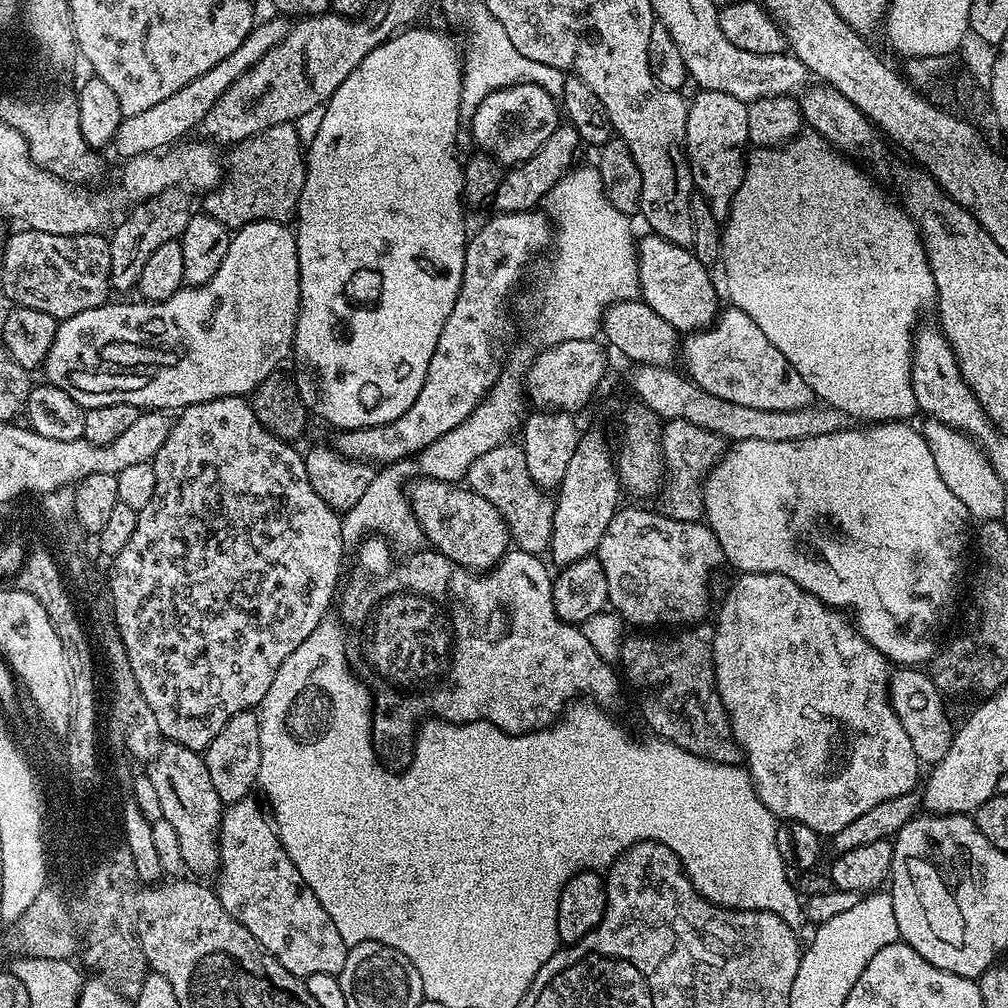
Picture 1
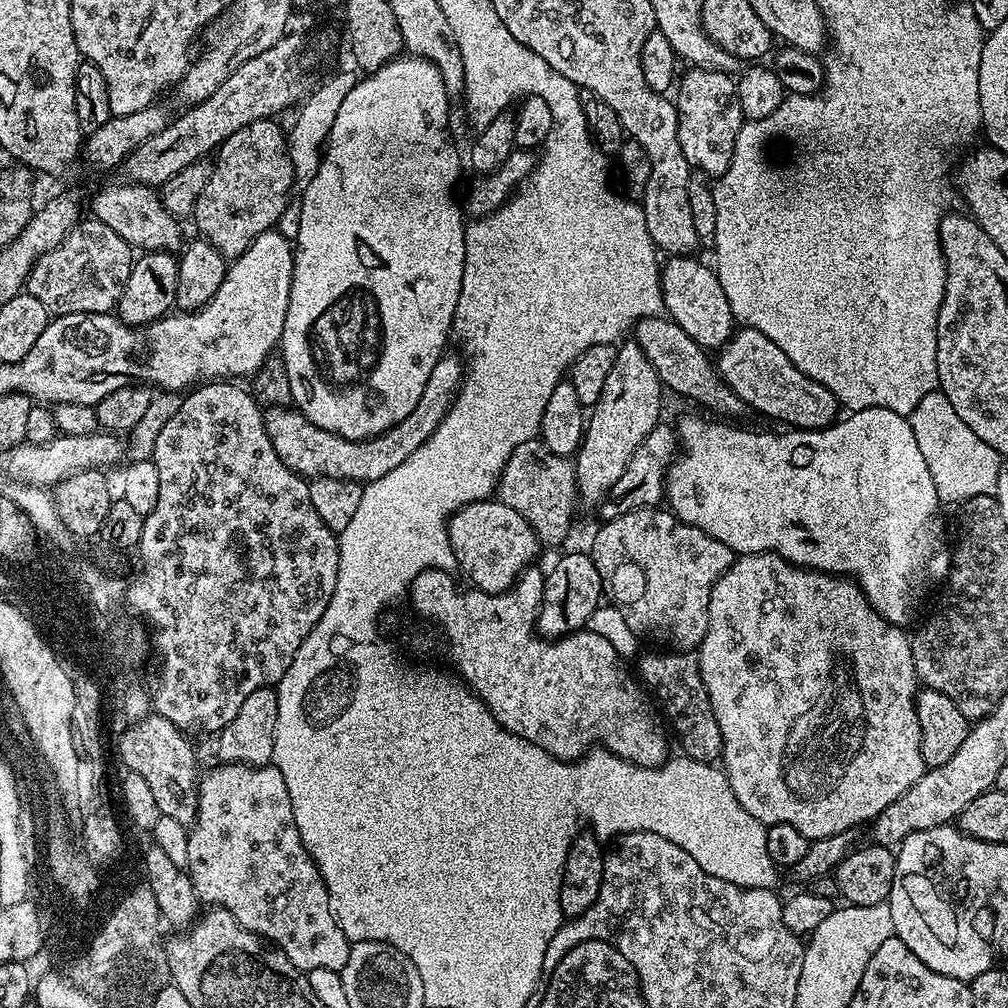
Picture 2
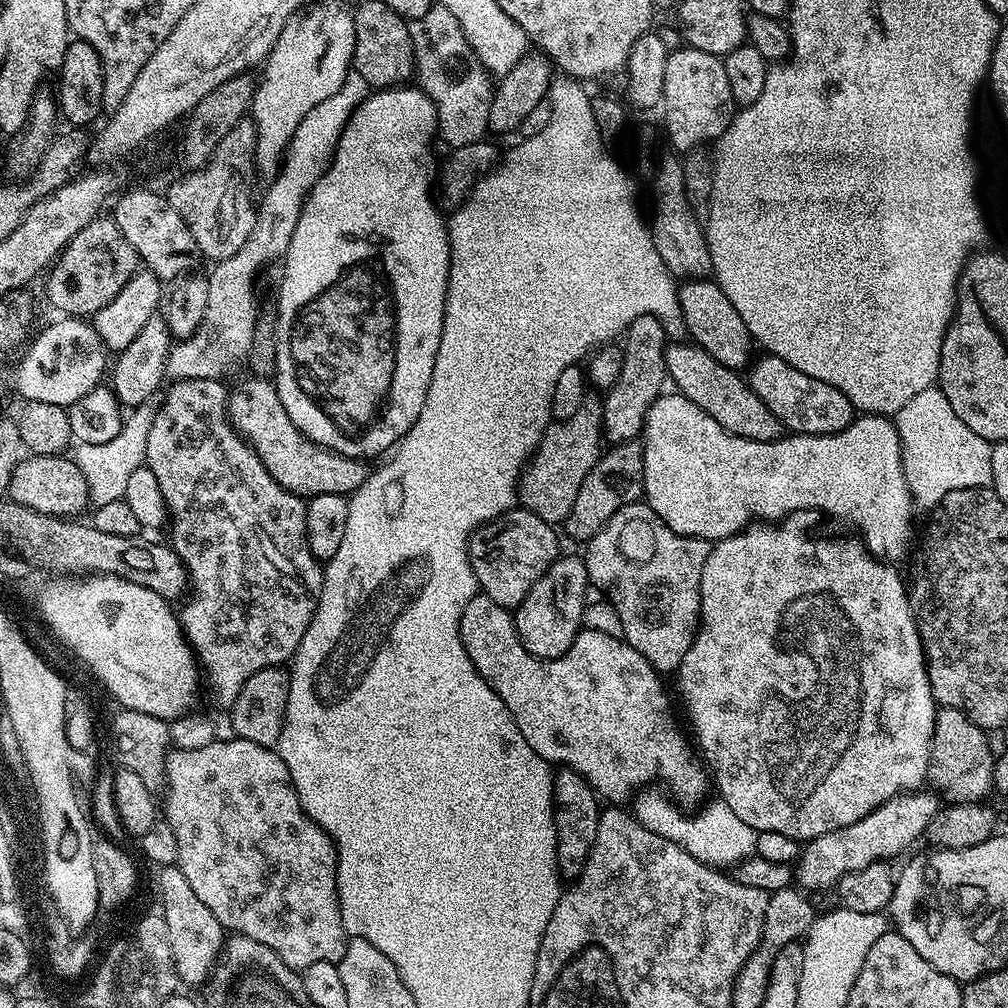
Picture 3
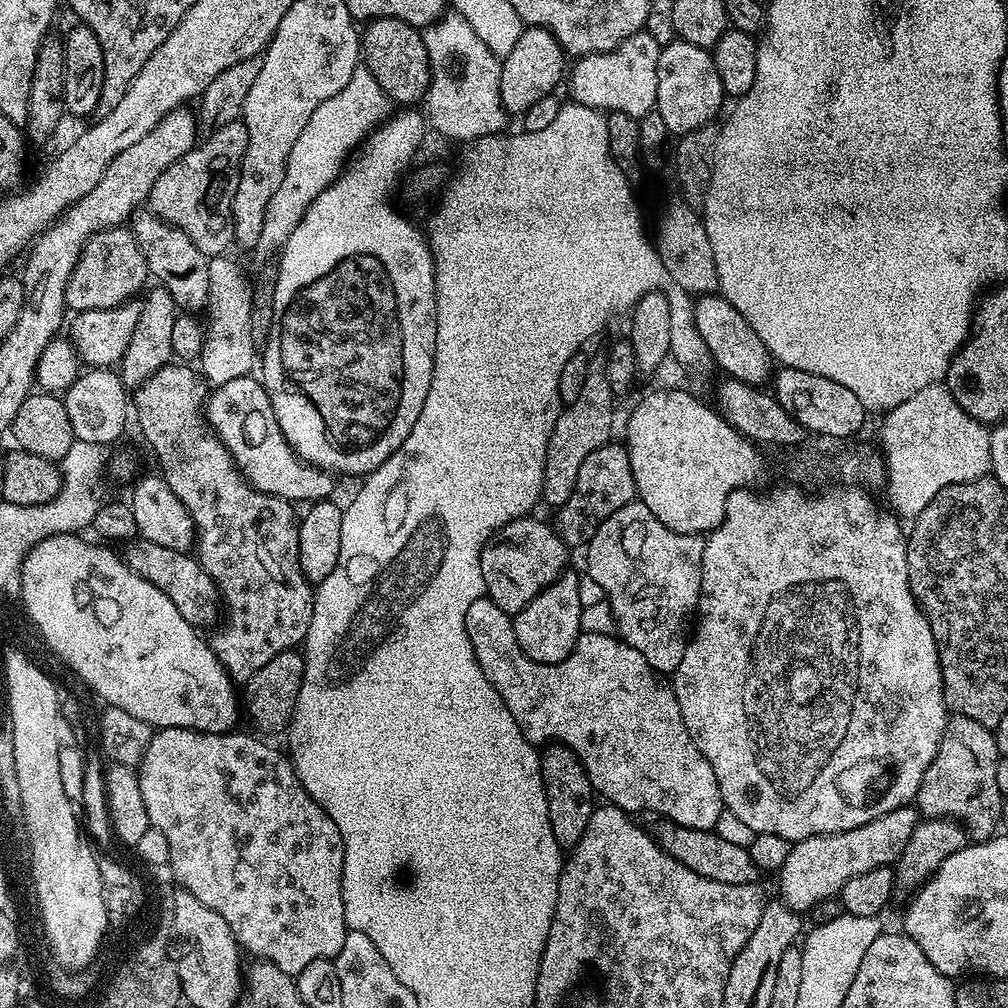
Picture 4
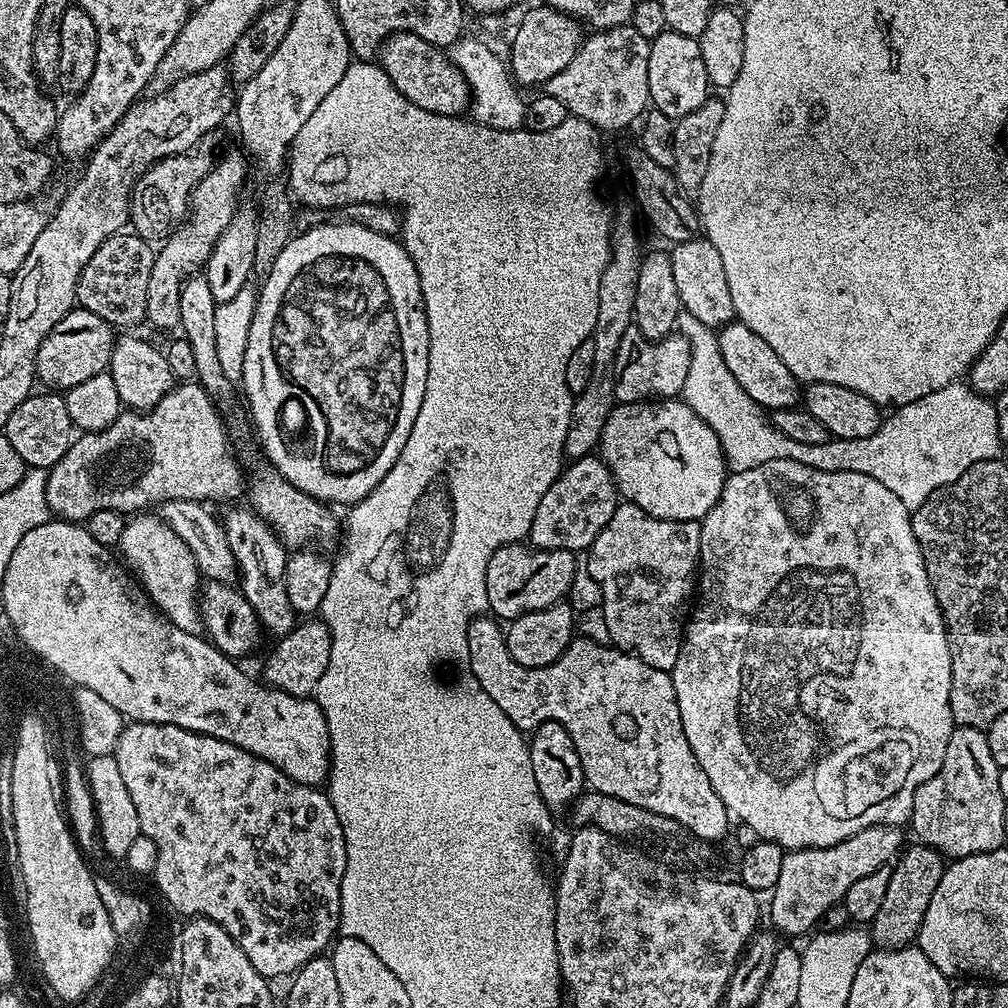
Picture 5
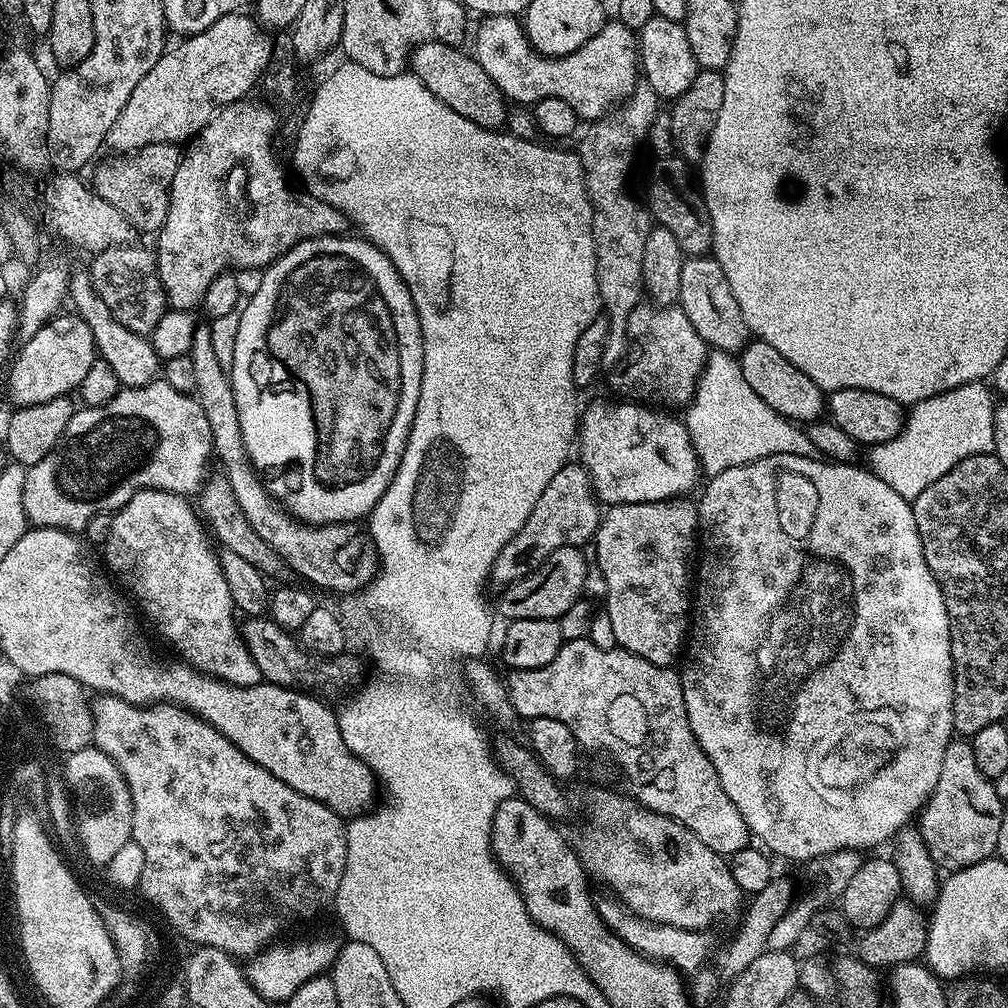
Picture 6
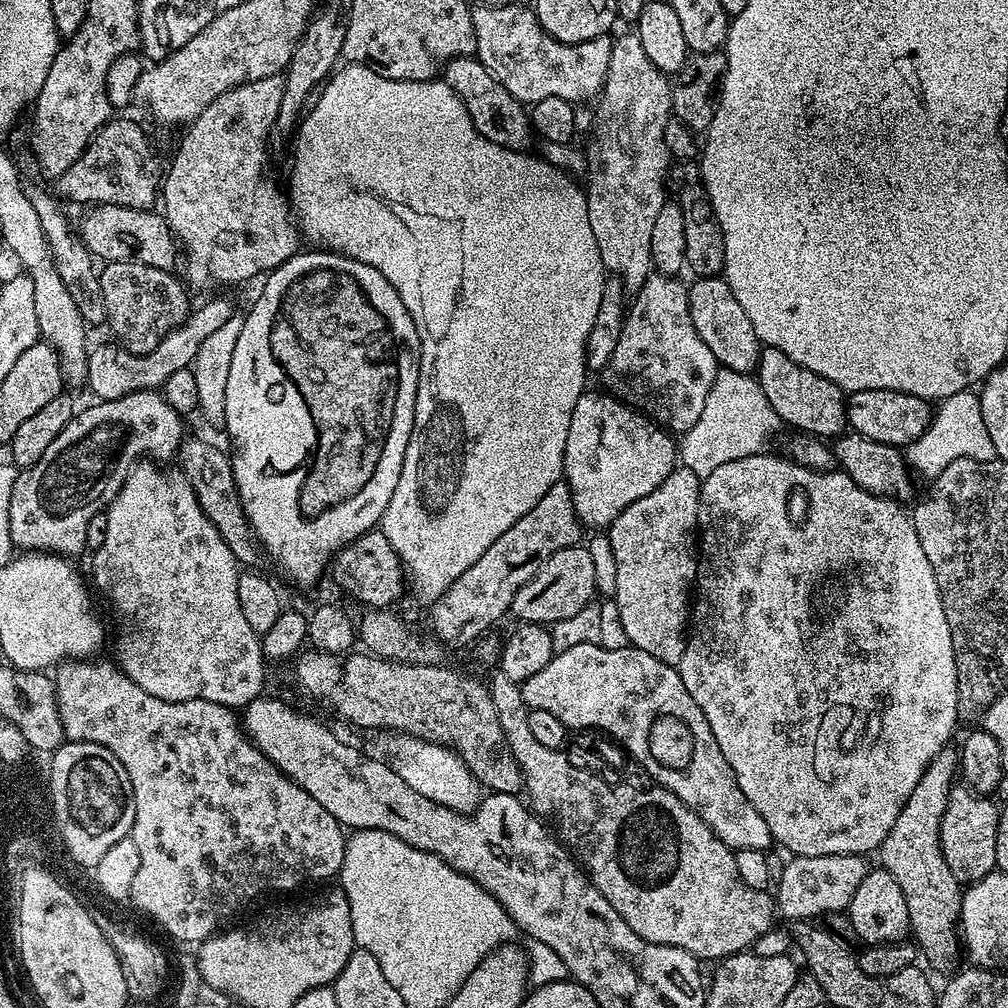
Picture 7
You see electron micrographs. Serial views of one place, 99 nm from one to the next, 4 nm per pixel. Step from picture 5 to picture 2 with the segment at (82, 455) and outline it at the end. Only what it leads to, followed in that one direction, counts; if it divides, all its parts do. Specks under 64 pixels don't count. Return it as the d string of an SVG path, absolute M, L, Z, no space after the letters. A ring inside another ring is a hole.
M445 354L430 370L430 378L426 382L426 390L422 390L422 398L402 422L398 422L390 430L365 440L351 440L342 438L338 434L330 434L330 430L322 430L322 426L314 426L292 406L272 406L264 412L266 434L272 440L278 458L290 470L294 470L305 478L325 476L339 480L353 480L359 484L369 484L378 478L390 474L390 470L402 466L422 442L434 434L436 427L448 412L448 405L452 403L462 383L462 360L459 355Z

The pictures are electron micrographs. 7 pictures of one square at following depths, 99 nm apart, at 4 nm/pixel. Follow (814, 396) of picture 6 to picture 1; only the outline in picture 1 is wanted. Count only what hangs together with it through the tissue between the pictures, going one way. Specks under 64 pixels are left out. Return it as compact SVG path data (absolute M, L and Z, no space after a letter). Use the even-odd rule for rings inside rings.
M648 234L645 240L639 241L636 249L636 261L638 262L638 274L640 275L640 296L645 304L654 310L654 314L662 314L670 326L674 326L677 333L691 334L699 332L701 328L707 328L715 321L718 315L716 308L716 288L712 285L712 276L709 265L698 262L695 252L687 248L679 248L670 242L666 242L661 236Z

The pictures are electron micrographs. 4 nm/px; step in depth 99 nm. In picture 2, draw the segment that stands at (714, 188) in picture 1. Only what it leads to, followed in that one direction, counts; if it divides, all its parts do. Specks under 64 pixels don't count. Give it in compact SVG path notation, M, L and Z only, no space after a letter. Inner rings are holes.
M694 67L687 71L685 76L683 73L679 77L674 95L678 112L678 146L682 146L689 168L704 172L710 178L719 178L730 166L738 130L742 130L746 122L736 93L736 80L727 72Z

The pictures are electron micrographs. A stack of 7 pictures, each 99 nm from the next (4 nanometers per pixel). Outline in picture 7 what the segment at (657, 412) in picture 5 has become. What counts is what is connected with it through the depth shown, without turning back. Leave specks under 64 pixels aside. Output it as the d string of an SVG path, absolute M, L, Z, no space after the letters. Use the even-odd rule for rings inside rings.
M586 390L578 398L578 406L574 406L574 414L570 418L570 430L566 434L566 450L564 451L564 474L576 516L585 529L607 529L630 506L630 502L638 502L638 498L646 498L650 490L662 486L662 482L678 464L678 444L656 421L651 420L643 412L627 405L607 391L592 392Z

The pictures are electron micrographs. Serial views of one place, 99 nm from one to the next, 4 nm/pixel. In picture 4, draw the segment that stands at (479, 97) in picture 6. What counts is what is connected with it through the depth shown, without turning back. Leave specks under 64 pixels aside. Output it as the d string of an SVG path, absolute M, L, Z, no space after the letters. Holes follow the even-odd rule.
M380 16L377 20L369 20L365 28L368 29L363 29L362 32L363 67L368 68L370 74L374 74L378 86L382 86L389 101L396 103L397 100L400 106L416 106L416 103L419 105L428 95L428 88L431 85L431 66L428 65L427 50L421 29L389 16Z

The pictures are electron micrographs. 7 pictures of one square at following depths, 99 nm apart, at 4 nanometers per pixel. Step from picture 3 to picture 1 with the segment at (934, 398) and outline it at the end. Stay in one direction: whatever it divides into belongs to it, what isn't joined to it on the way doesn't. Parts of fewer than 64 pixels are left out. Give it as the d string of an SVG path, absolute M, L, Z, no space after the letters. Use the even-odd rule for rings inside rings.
M931 418L923 422L924 441L930 446L930 454L934 454L934 466L938 466L942 482L950 486L950 494L954 494L968 508L969 515L975 519L978 517L979 521L1001 519L1006 506L1007 489L994 473L983 449L956 428Z

